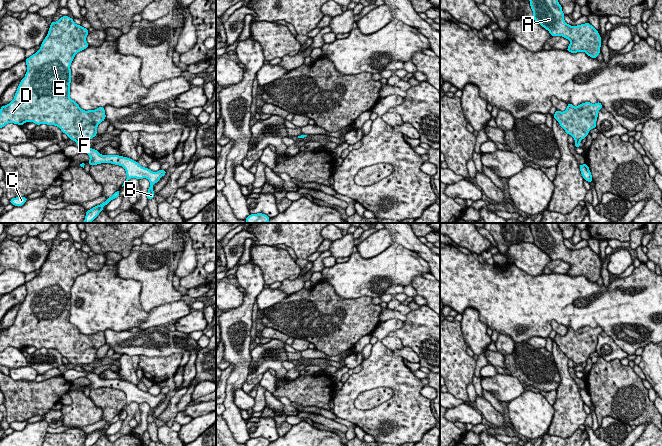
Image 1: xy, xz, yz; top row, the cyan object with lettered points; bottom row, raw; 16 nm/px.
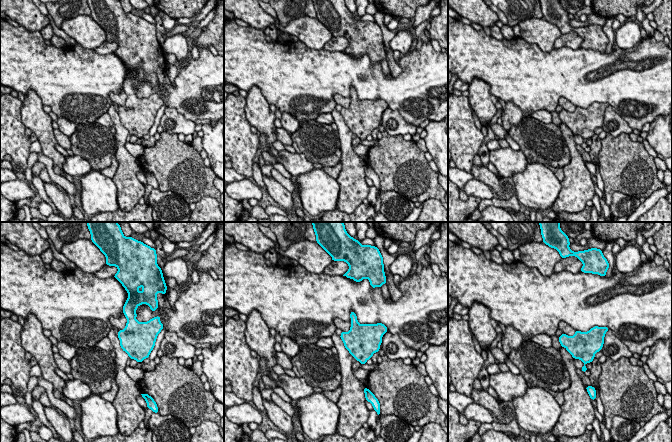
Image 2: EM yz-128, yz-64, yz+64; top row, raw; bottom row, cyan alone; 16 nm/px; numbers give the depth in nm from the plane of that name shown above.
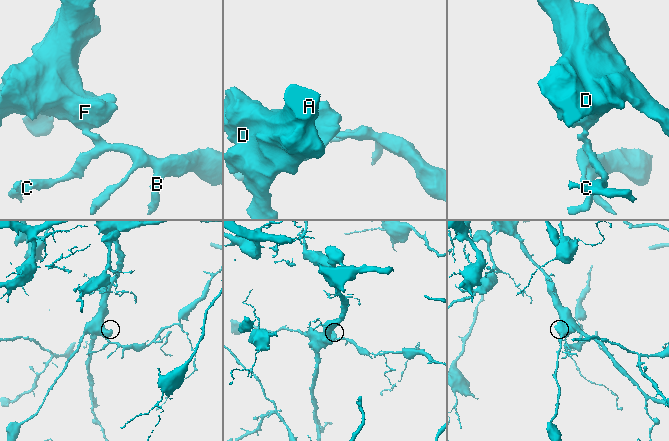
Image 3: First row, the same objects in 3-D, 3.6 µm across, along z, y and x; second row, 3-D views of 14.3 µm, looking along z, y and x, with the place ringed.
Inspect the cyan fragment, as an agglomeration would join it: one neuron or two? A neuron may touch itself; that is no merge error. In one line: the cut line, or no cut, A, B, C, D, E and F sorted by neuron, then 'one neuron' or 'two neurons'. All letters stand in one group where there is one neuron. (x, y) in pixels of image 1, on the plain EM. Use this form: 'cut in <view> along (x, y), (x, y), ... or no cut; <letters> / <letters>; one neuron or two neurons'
cut in xy along (78, 364), (80, 365); A D E F / B C; two neurons

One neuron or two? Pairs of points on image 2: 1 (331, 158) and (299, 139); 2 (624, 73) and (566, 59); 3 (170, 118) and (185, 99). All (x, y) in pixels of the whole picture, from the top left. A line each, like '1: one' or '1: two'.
1: one
2: one
3: two

